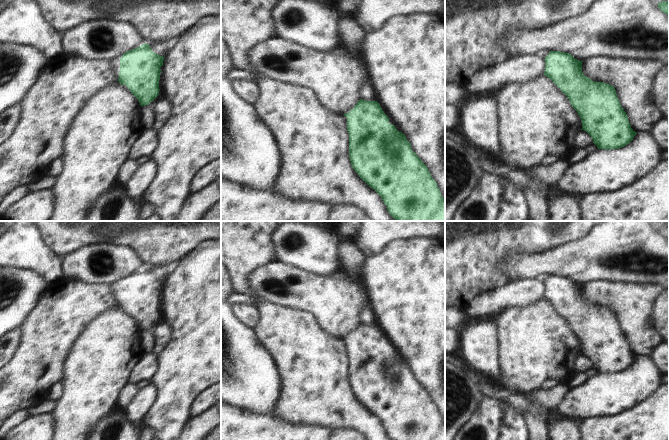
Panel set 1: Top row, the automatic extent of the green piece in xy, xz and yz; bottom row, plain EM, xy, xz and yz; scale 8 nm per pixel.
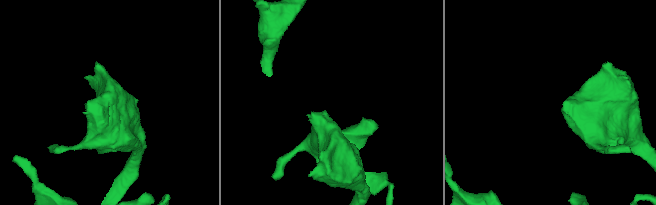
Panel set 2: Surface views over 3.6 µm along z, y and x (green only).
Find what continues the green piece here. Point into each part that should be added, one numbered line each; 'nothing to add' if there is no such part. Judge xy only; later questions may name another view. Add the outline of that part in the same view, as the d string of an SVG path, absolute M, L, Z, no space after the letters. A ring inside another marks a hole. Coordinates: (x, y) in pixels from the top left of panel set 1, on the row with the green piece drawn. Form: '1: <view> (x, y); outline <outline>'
1: xy (114, 63); outline M119 55L109 61L110 68L114 71L116 79L118 81L119 78L119 71L120 71L120 58L122 55Z

